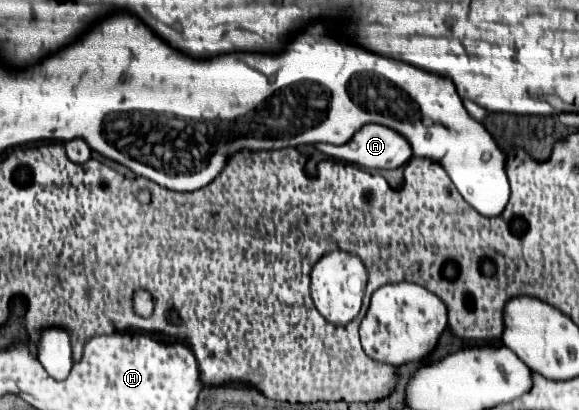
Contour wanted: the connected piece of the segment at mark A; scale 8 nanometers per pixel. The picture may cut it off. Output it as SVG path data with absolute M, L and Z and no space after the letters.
M365 124L347 144L316 143L315 148L331 158L347 160L363 168L399 168L413 156L411 144L397 132L381 124Z

